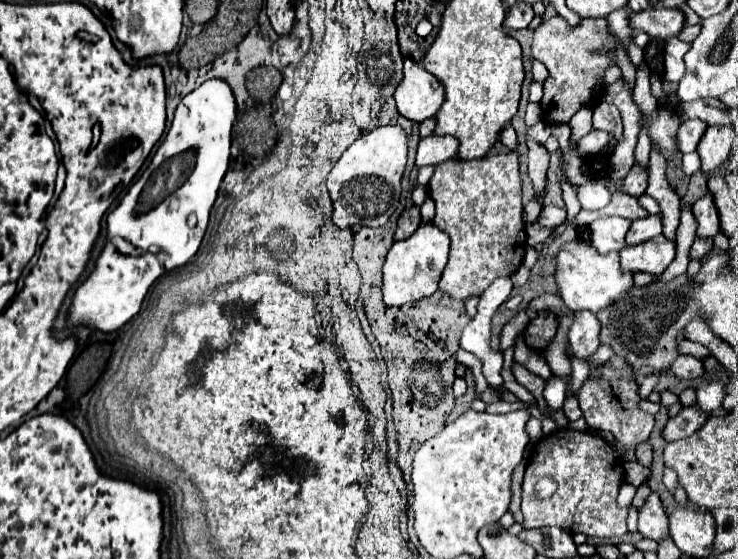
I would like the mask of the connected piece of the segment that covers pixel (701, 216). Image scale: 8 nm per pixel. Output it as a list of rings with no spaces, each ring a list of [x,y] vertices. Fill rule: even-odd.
[[[704,194],[700,200],[692,204],[692,214],[698,222],[696,234],[700,238],[712,238],[720,232],[720,216],[718,216],[718,210],[710,194]]]

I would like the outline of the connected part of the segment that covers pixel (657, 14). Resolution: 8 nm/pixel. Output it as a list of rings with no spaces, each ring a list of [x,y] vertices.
[[[664,6],[648,8],[642,12],[630,12],[630,28],[646,32],[650,38],[674,38],[684,28],[684,14],[680,10],[668,10]]]

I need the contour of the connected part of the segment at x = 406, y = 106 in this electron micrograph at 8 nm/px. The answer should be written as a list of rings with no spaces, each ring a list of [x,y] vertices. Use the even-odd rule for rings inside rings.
[[[406,58],[404,78],[394,90],[394,100],[398,112],[404,118],[412,122],[422,122],[438,112],[444,100],[444,92],[442,92],[442,84],[438,84],[438,80],[430,76],[430,72],[426,72],[414,60]]]

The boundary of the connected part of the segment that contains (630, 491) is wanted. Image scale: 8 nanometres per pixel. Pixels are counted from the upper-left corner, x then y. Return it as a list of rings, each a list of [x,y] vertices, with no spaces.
[[[622,484],[622,488],[620,488],[620,494],[618,494],[618,506],[630,506],[630,502],[632,502],[632,498],[634,498],[634,494],[636,494],[636,488],[632,488],[630,484]]]

